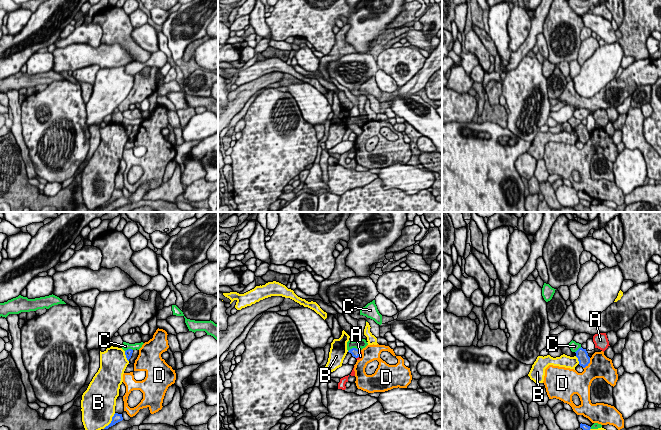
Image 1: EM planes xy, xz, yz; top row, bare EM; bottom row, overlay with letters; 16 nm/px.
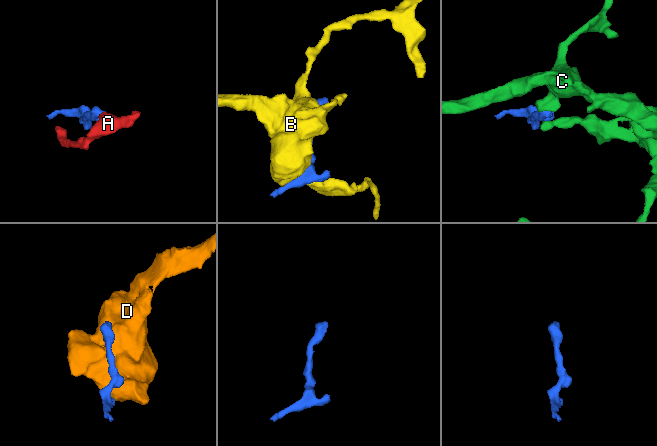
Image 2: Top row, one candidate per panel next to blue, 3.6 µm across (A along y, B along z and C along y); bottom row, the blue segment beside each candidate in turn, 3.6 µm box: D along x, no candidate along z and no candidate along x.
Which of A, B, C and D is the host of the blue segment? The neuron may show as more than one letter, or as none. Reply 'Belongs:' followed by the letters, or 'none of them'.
Belongs: A

